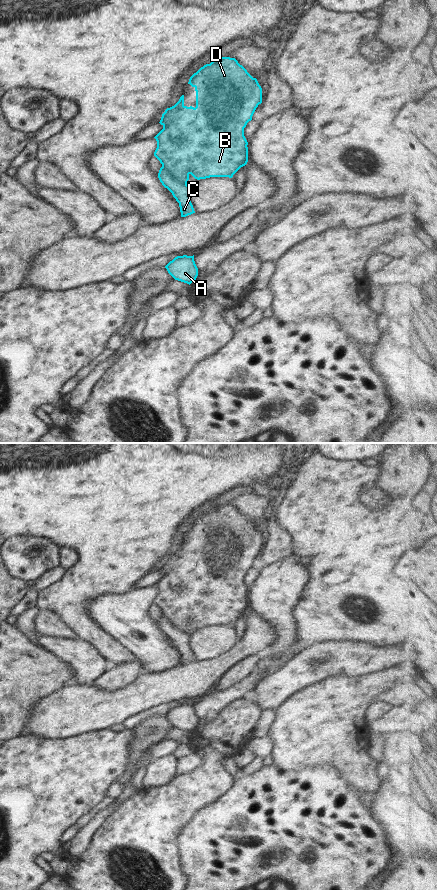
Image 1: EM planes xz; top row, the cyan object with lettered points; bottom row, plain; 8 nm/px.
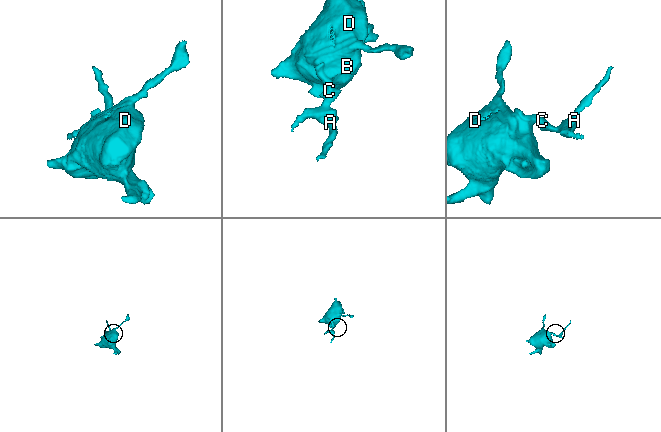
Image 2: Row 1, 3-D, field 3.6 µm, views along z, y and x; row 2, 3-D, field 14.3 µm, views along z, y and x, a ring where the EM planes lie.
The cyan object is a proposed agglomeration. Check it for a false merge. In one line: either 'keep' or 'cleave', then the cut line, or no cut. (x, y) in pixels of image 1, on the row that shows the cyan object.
cleave | xz (162, 166), (173, 177), (186, 184)

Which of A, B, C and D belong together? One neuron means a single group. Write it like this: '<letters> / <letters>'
A C / B D

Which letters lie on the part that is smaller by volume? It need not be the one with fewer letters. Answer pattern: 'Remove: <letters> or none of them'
Remove: A, C

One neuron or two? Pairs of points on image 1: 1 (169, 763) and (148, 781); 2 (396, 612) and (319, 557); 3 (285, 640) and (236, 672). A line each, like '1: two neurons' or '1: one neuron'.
1: one neuron
2: one neuron
3: two neurons

